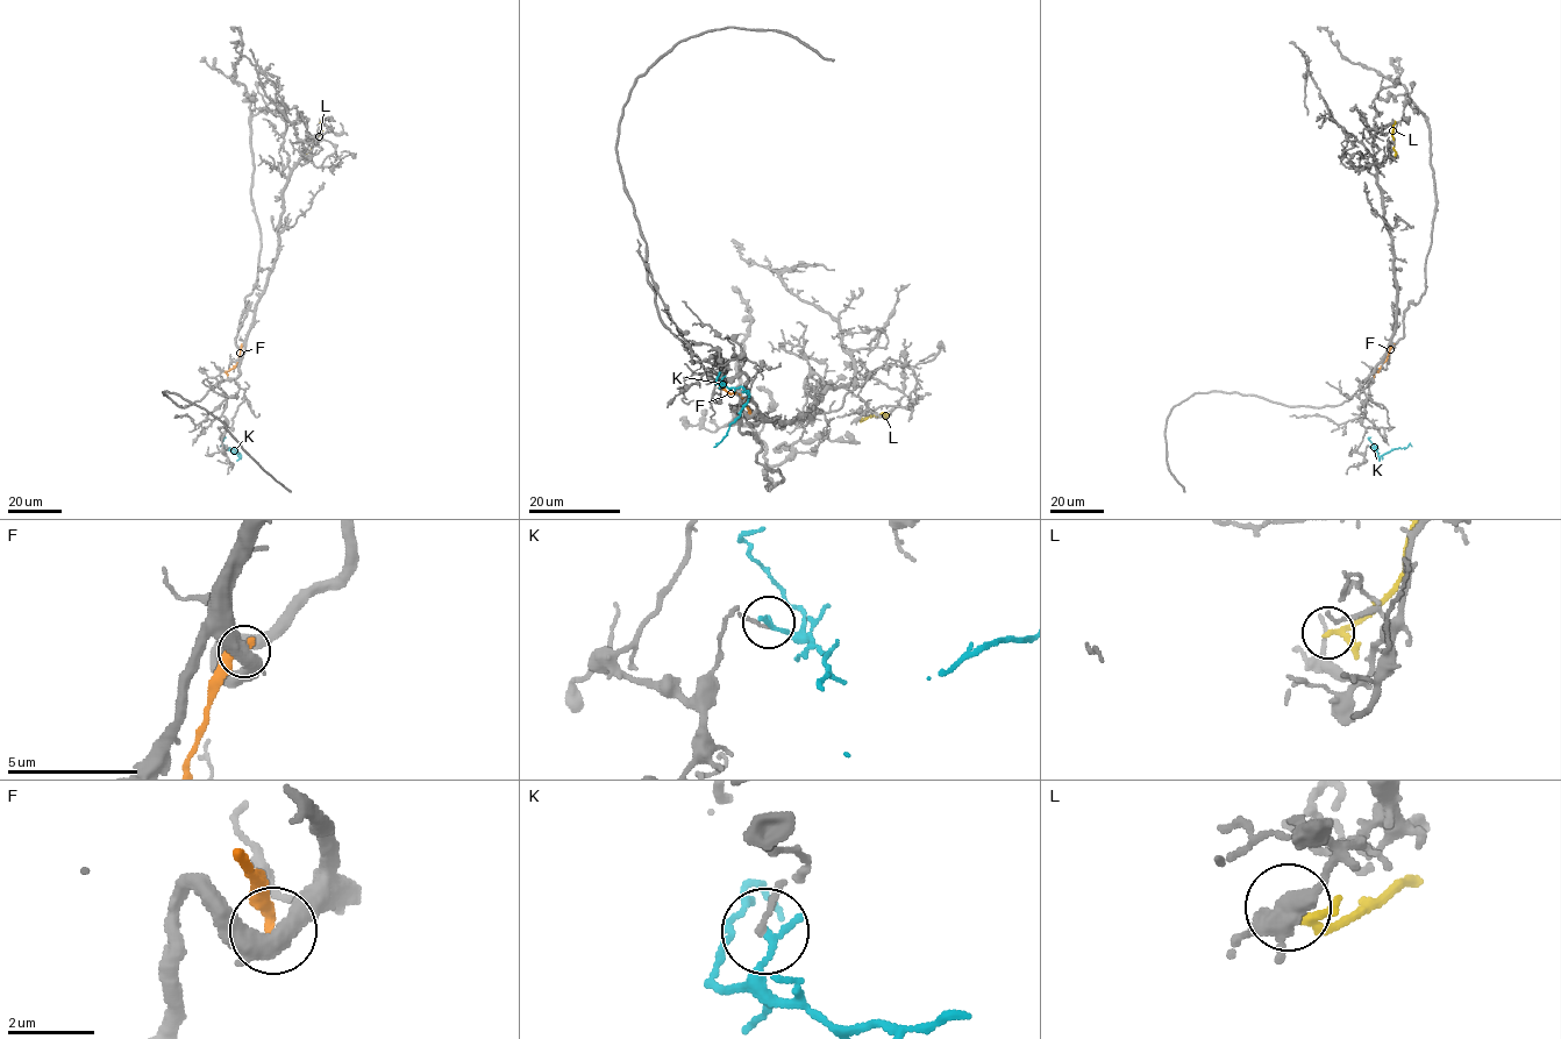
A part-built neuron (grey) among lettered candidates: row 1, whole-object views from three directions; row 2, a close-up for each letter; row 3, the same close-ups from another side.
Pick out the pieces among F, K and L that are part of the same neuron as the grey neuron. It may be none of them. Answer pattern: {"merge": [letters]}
{"merge": []}

